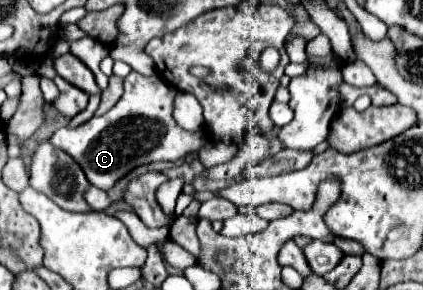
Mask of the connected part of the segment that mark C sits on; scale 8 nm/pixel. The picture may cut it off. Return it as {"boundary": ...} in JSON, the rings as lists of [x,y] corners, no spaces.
{"boundary":[[[131,71],[125,93],[119,103],[101,117],[93,117],[77,129],[61,127],[53,133],[51,143],[67,151],[85,171],[89,183],[99,189],[111,189],[131,169],[153,161],[177,161],[205,145],[205,133],[185,131],[173,119],[173,101],[177,89],[165,83],[159,75],[145,77]]]}

